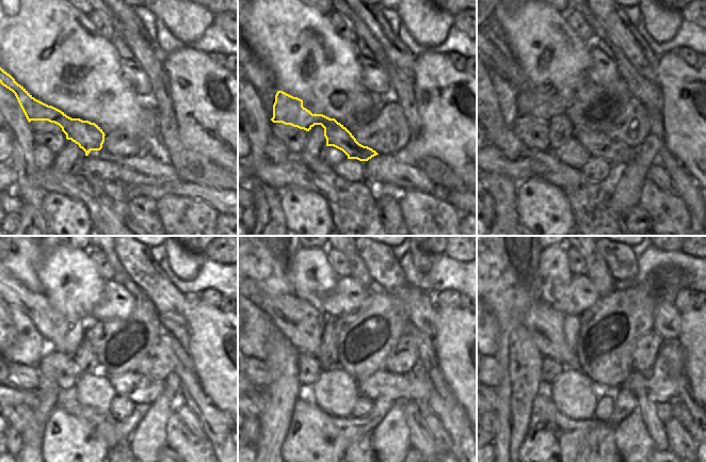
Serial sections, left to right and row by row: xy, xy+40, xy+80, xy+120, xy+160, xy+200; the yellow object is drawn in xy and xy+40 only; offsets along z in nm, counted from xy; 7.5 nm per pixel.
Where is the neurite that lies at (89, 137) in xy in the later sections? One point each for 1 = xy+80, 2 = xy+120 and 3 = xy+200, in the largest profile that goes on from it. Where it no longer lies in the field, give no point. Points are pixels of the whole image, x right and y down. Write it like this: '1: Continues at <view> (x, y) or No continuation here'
1: Continues at xy+80 (597, 144)
2: Continues at xy+120 (135, 386)
3: Continues at xy+200 (660, 384)

